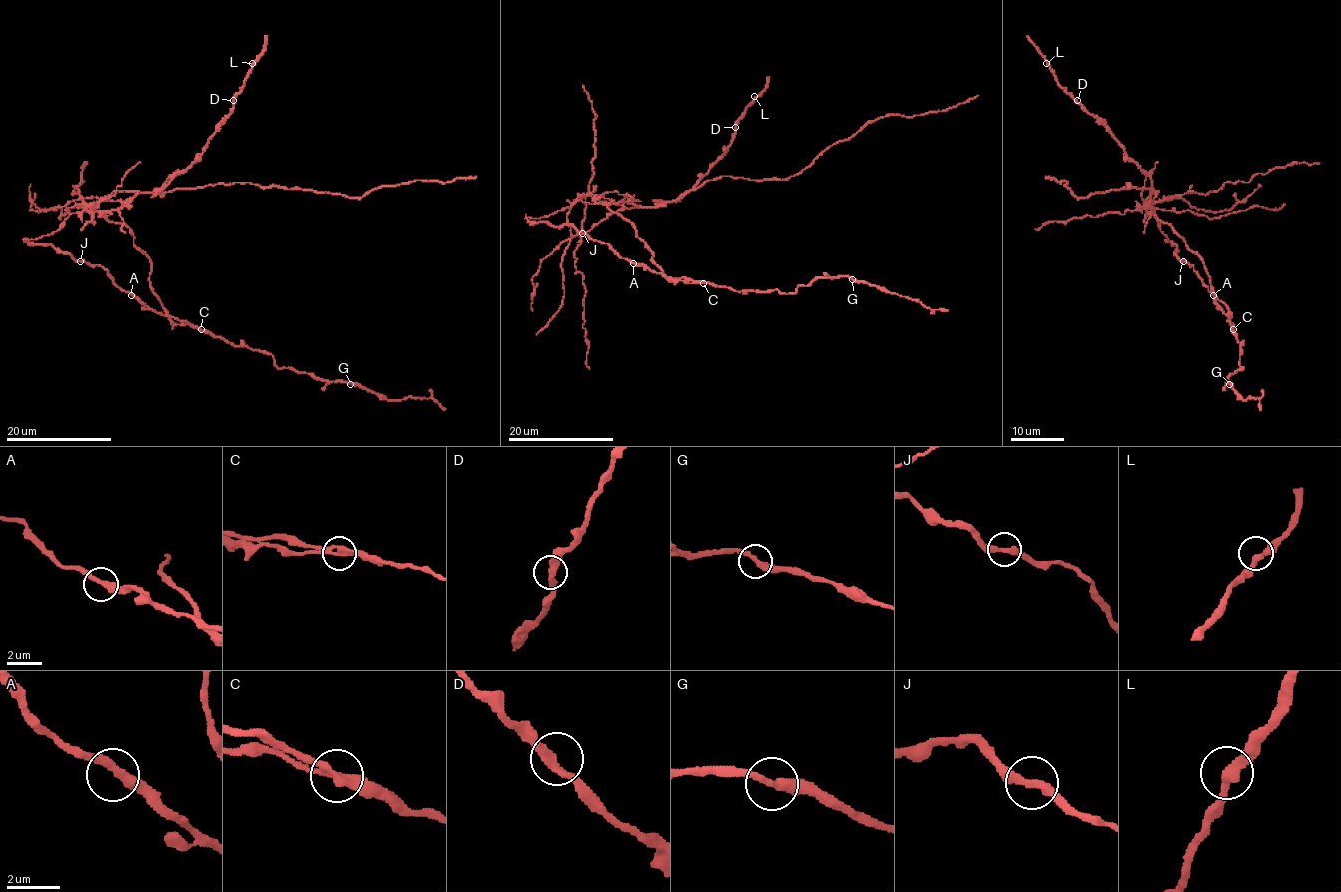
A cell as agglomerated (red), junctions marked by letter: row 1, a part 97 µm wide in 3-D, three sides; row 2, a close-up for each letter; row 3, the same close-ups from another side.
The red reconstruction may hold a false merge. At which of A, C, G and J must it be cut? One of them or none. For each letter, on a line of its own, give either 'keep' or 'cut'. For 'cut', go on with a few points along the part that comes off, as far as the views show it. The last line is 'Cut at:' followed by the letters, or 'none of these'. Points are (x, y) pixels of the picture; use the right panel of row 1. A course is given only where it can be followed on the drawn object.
A: keep
C: cut; course (1233, 329), (1201, 259), (1154, 213), (1156, 193), (1130, 182), (1077, 197), (1065, 180), (1045, 176)
G: keep
J: keep
Cut at: C

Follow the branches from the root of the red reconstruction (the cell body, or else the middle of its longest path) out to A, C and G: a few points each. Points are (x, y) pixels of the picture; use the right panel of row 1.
A: (1170, 225), (1203, 262), (1211, 288), (1226, 307), (1226, 315), (1215, 303), (1213, 295)
C: (1170, 225), (1203, 262), (1211, 288), (1226, 307), (1228, 321), (1233, 329)
G: (1170, 225), (1203, 262), (1241, 344), (1244, 368), (1226, 380), (1229, 384)

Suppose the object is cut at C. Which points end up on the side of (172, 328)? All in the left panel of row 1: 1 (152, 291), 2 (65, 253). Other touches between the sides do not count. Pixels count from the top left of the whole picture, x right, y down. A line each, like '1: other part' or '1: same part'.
1: same part
2: other part

